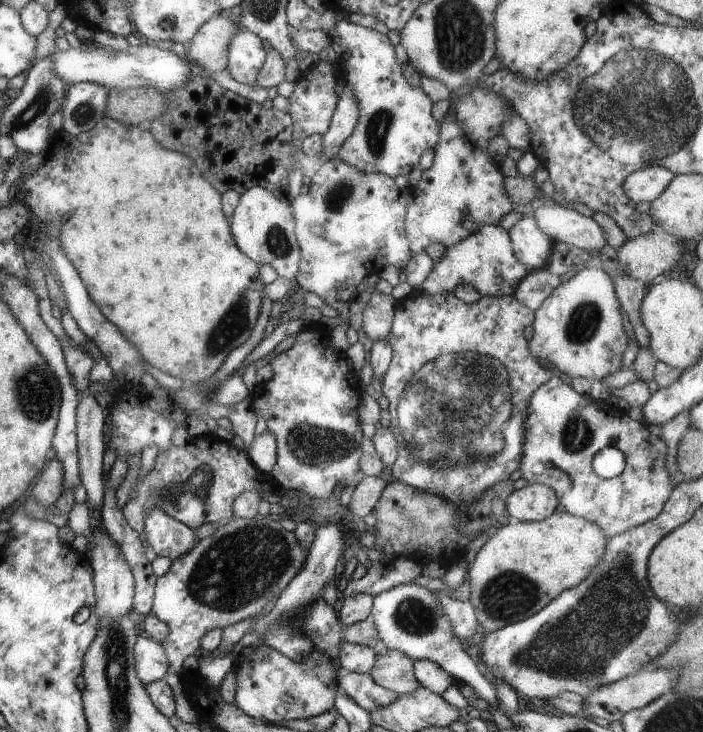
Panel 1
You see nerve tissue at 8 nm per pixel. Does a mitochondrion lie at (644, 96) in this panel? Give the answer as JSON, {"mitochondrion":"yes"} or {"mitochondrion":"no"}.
{"mitochondrion":"yes"}

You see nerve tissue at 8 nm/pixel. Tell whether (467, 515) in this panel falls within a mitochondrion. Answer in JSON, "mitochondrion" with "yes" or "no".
{"mitochondrion":"no"}

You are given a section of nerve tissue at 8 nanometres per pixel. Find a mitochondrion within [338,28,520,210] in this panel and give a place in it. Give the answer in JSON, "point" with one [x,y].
{"point":[379,123]}

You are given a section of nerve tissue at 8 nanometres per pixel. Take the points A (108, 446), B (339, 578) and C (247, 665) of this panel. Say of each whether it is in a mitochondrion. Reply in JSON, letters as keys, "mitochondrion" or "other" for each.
{"A":"other","B":"other","C":"other"}

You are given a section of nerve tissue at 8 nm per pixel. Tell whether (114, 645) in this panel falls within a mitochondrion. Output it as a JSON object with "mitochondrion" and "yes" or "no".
{"mitochondrion":"yes"}

